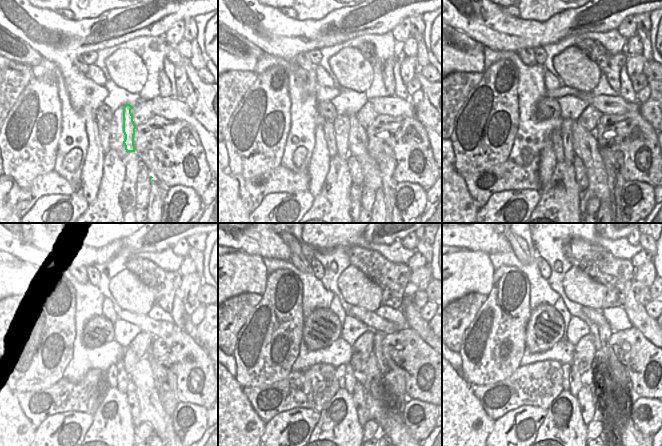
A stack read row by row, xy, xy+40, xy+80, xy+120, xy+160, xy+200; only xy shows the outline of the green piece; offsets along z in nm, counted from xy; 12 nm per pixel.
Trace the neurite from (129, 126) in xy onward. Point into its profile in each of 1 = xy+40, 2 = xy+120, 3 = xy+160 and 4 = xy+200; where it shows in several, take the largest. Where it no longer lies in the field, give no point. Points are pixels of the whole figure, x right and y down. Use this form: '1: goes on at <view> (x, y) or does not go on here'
1: goes on at xy+40 (372, 177)
2: goes on at xy+120 (139, 370)
3: goes on at xy+160 (367, 373)
4: goes on at xy+200 (586, 378)

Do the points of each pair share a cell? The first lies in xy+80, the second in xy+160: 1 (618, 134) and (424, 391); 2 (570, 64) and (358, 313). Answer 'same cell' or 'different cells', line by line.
1: same cell
2: different cells

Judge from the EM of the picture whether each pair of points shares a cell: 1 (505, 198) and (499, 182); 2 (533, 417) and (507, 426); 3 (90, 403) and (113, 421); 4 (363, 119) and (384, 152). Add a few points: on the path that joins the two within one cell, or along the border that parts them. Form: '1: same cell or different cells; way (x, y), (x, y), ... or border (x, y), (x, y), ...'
1: different cells; border (525, 188), (504, 189), (494, 192), (484, 205)
2: same cell; way (527, 417), (513, 423)
3: different cells; border (108, 387), (99, 407), (92, 414)
4: different cells; border (378, 114), (365, 129)

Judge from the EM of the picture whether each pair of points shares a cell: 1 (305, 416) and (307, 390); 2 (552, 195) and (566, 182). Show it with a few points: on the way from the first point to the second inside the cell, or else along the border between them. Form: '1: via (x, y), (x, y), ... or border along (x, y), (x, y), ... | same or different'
1: border along (319, 411), (293, 408), (283, 412) | different
2: via (555, 193), (563, 185) | same

